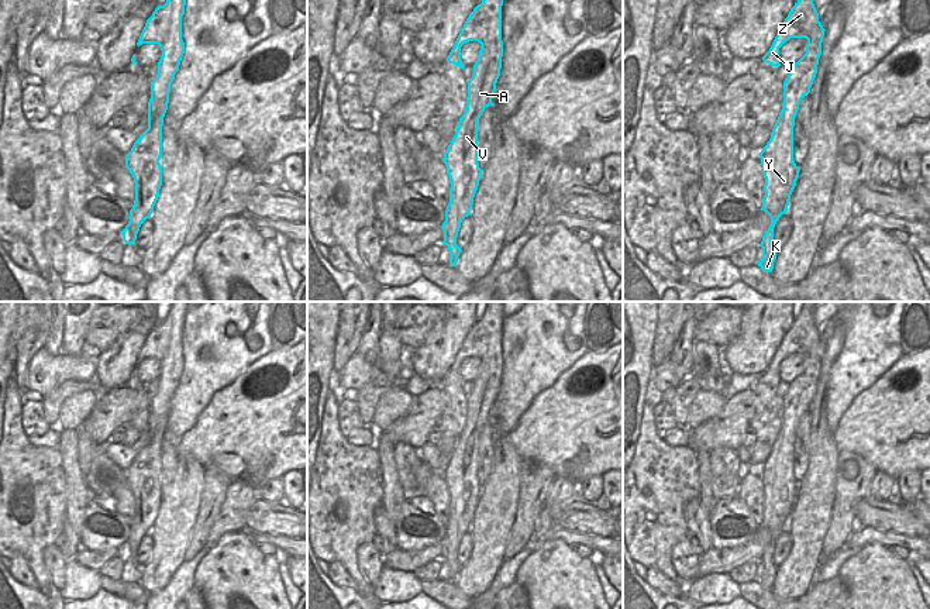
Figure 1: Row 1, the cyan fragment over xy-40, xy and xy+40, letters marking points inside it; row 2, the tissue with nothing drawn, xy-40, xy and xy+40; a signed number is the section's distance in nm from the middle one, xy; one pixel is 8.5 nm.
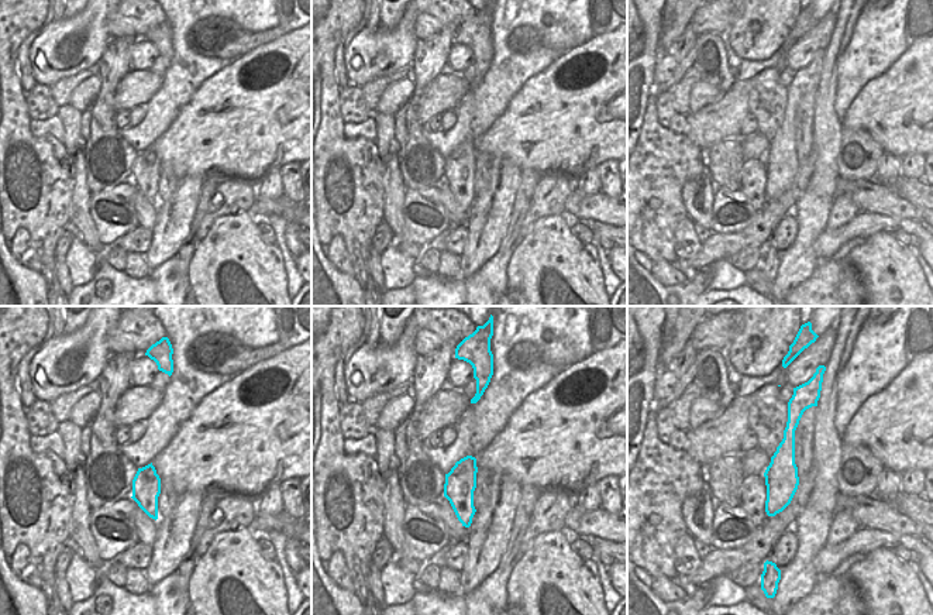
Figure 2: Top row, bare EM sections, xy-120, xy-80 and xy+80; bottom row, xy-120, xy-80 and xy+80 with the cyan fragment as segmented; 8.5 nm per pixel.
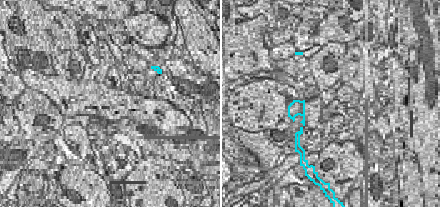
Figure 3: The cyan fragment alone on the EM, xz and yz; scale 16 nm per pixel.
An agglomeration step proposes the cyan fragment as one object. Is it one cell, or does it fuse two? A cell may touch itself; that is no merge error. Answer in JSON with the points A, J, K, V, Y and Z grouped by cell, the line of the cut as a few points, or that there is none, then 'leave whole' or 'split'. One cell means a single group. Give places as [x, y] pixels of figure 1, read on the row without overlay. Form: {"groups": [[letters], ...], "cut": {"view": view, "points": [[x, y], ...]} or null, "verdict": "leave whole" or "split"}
{"groups": [["A", "J", "K", "V", "Y", "Z"]], "cut": null, "verdict": "leave whole"}

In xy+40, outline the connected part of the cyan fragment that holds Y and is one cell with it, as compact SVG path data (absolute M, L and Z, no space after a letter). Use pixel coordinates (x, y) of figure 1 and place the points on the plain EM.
M803 302L802 310L782 338L769 367L762 372L765 379L779 383L779 364L790 354L806 354L806 369L789 383L783 398L783 419L772 444L771 454L758 469L765 493L762 523L771 533L761 564L762 575L758 582L772 588L776 565L772 560L774 543L786 529L790 510L799 493L799 484L793 476L793 443L799 420L810 409L817 389L824 344L813 320L813 302Z

